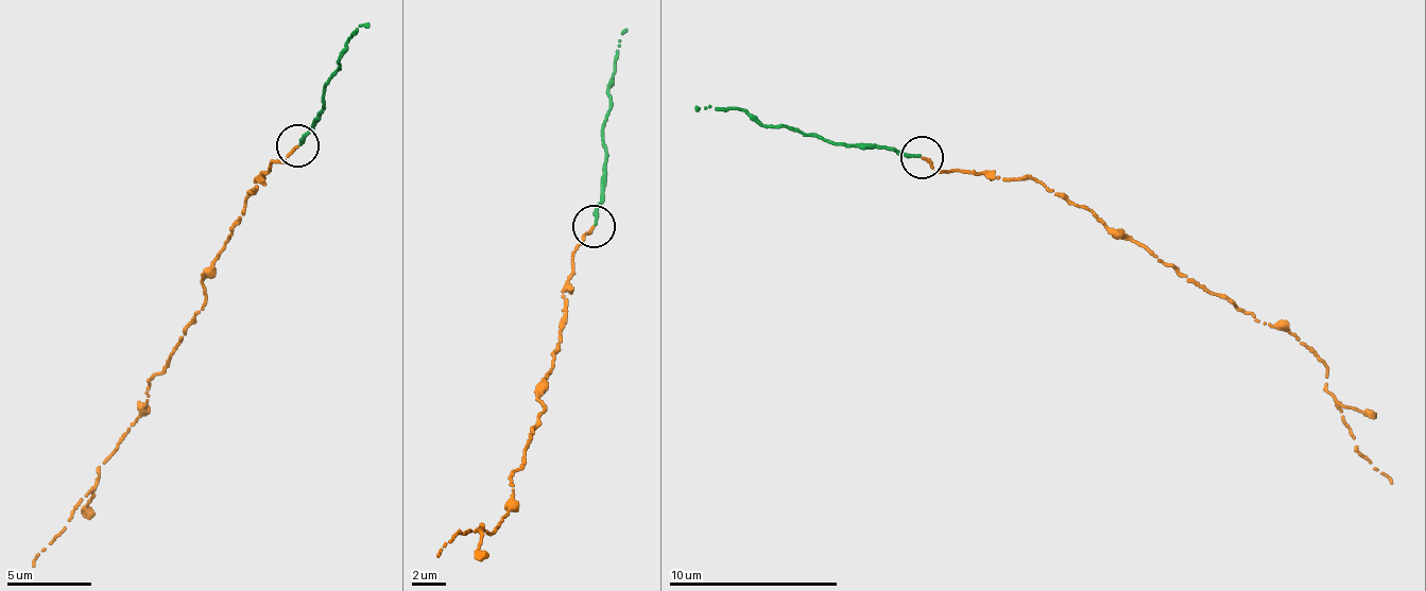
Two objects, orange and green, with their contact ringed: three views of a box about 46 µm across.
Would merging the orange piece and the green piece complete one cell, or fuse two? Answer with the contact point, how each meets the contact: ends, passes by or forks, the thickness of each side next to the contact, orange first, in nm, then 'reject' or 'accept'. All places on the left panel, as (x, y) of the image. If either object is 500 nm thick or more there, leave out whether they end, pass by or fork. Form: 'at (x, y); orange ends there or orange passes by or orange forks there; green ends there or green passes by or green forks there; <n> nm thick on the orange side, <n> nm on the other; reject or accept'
at (297, 145); orange ends there; green ends there; 190 nm thick on the orange side, 220 nm on the other; accept

